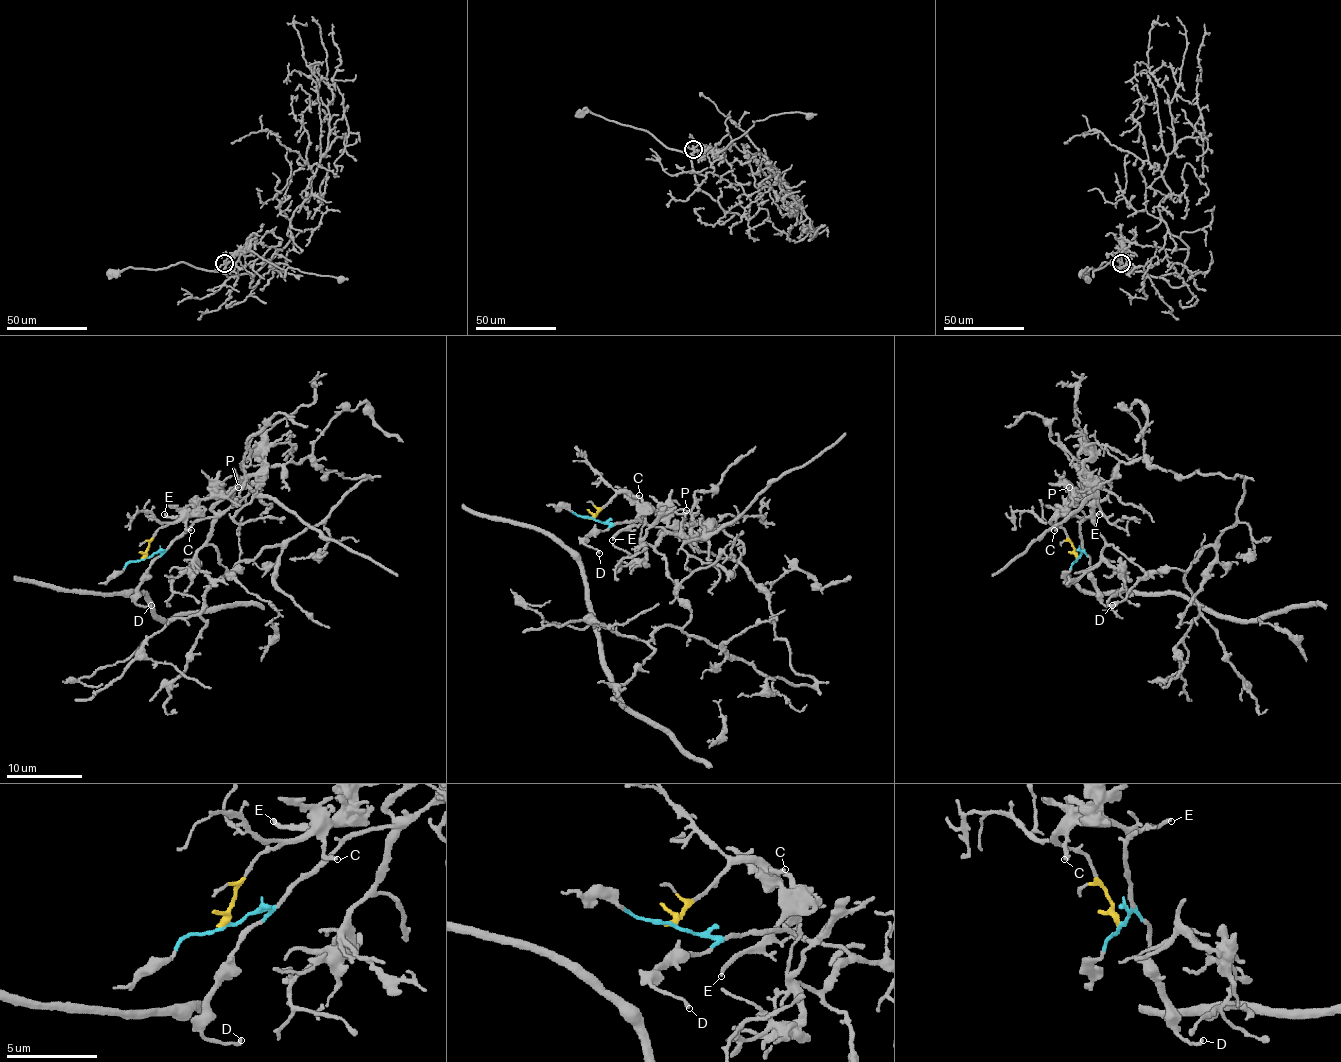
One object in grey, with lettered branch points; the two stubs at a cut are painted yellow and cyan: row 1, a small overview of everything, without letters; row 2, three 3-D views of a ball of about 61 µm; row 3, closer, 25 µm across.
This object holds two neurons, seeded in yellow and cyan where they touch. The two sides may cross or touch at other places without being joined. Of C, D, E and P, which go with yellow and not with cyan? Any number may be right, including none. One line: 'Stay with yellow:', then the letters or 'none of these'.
Stay with yellow: C, E, P

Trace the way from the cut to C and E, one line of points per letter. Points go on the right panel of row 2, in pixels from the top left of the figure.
C: (1076, 557), (1073, 542), (1067, 533), (1052, 521), (1054, 519), (1054, 531)
E: (1076, 557), (1067, 533), (1052, 521), (1061, 516), (1093, 518), (1099, 514)

